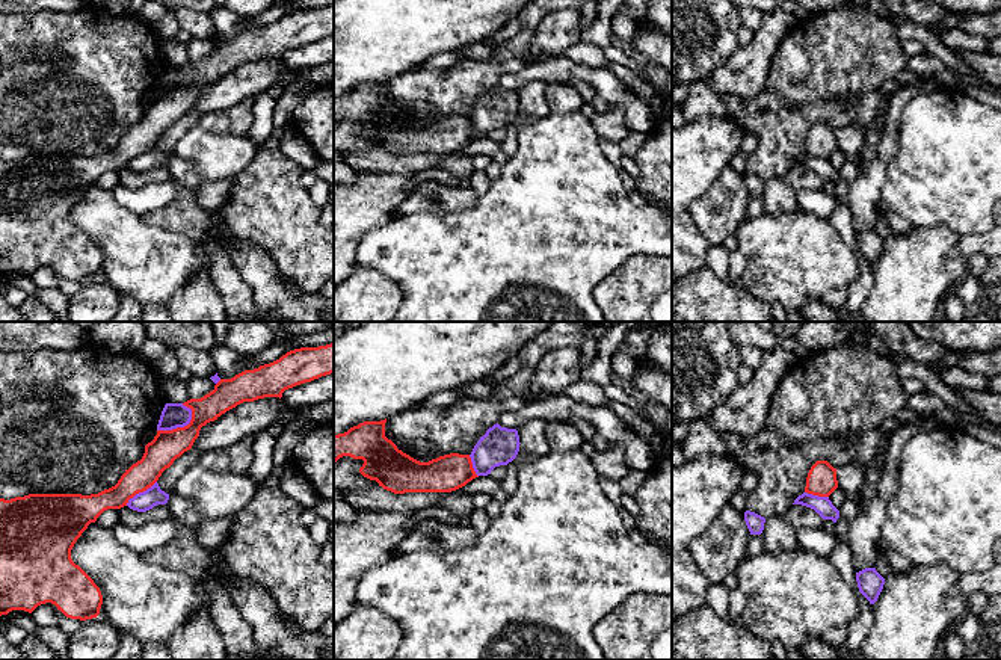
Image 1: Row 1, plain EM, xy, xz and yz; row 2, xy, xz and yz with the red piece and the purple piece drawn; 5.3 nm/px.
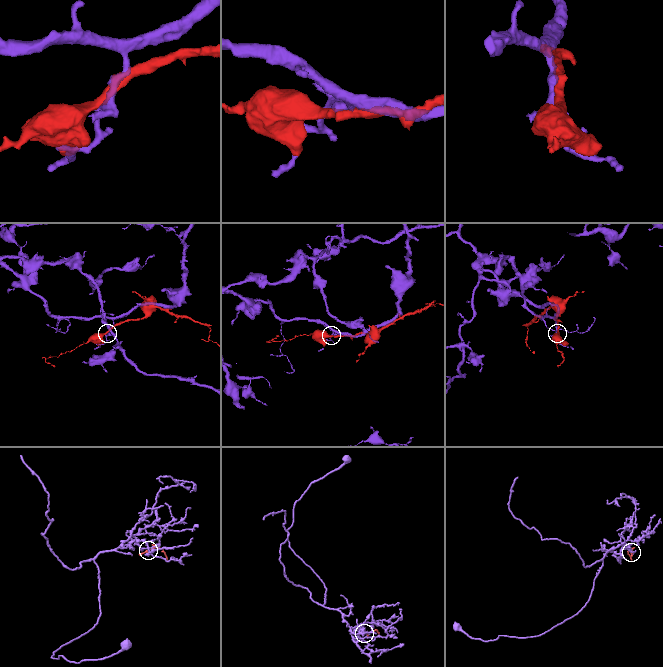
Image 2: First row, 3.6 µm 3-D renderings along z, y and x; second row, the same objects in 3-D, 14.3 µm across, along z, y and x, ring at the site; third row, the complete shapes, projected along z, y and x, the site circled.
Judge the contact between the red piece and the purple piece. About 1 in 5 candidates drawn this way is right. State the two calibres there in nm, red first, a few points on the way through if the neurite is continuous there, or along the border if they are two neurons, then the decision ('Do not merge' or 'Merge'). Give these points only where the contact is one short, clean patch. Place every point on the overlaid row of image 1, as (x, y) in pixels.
Thickness 160 nm (red) against 130 nm. Do not merge

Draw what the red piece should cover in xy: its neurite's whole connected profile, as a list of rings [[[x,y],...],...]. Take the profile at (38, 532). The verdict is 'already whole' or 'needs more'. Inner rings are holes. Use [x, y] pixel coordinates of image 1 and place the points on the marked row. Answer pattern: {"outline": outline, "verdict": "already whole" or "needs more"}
{"outline": [[[334,343],[290,350],[270,364],[245,370],[231,379],[220,379],[204,397],[184,402],[183,405],[192,409],[190,423],[172,430],[157,430],[154,439],[145,446],[142,459],[125,470],[115,486],[91,495],[29,494],[11,500],[0,498],[0,616],[12,610],[32,613],[38,606],[51,603],[66,618],[80,621],[97,618],[103,604],[101,591],[71,559],[71,550],[88,526],[104,510],[121,509],[136,494],[151,488],[177,458],[192,449],[207,423],[243,402],[281,399],[285,390],[331,373],[334,373]]], "verdict": "already whole"}

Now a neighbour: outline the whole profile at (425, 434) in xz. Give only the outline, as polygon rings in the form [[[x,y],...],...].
[[[495,396],[485,400],[471,399],[470,402],[445,408],[415,406],[387,418],[385,436],[391,439],[399,450],[420,462],[429,462],[450,453],[471,455],[477,441],[489,427],[498,423],[501,414],[503,409]]]

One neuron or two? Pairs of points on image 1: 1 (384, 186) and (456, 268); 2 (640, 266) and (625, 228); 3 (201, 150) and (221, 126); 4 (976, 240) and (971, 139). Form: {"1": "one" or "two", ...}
{"1": "two", "2": "two", "3": "two", "4": "two"}

